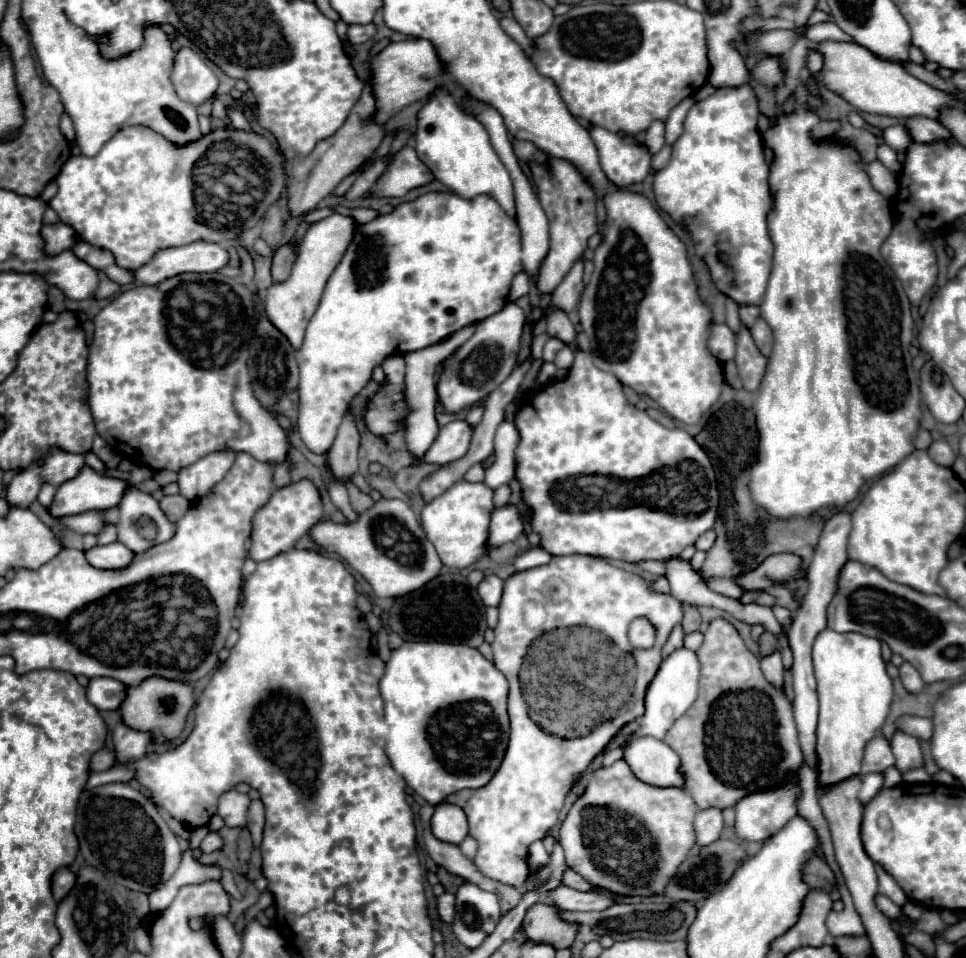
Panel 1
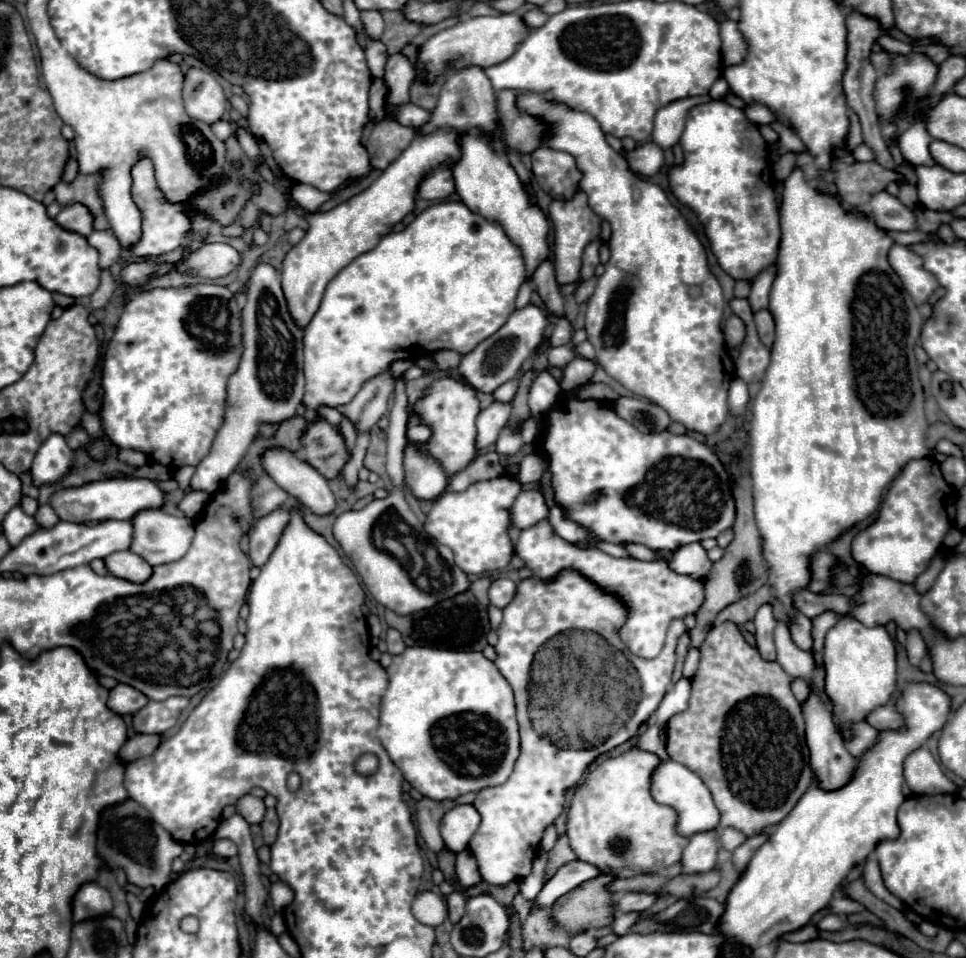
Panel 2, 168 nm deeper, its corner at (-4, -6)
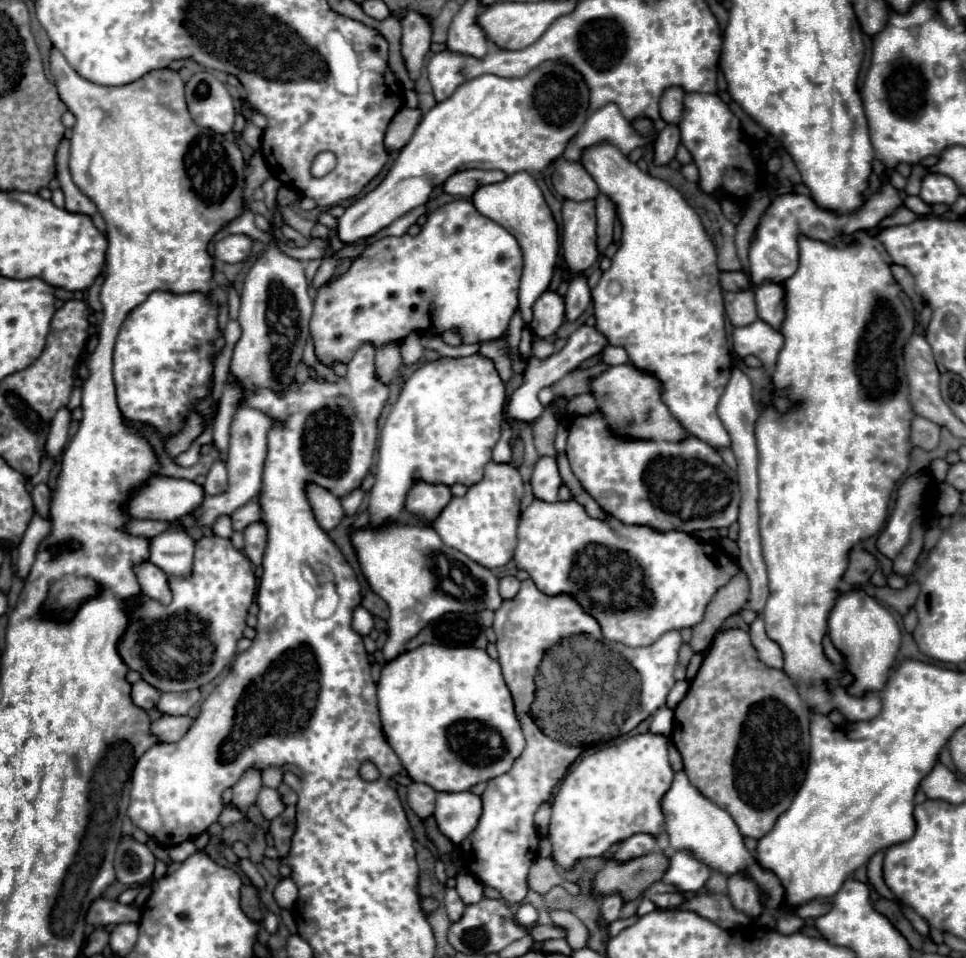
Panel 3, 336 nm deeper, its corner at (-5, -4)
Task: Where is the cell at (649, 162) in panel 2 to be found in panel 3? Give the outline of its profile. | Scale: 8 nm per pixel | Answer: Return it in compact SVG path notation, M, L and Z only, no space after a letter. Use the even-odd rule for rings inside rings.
M667 125L655 145L653 145L653 161L655 165L667 165L673 161L675 157L675 151L677 151L677 145L679 145L679 127L675 125Z

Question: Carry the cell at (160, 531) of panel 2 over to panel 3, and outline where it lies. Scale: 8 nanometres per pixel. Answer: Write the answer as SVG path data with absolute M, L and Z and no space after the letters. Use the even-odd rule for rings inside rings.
M171 525L161 535L149 539L149 561L167 575L189 575L193 561L191 535L179 525Z

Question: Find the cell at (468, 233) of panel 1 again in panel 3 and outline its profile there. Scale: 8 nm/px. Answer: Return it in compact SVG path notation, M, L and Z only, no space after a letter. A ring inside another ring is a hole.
M451 201L427 215L419 235L381 237L369 243L343 275L331 277L317 289L309 327L315 355L323 365L333 367L335 363L349 363L357 353L357 347L363 347L365 343L373 343L377 349L381 343L389 343L389 339L397 339L399 343L413 331L431 335L457 331L467 345L497 339L505 333L511 315L517 309L521 267L521 249L507 229L477 213L471 201Z

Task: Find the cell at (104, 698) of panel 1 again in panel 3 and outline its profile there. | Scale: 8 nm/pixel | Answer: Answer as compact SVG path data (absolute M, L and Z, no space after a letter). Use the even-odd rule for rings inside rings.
M137 681L137 683L131 685L131 699L133 699L133 703L137 707L145 709L145 711L153 709L155 703L159 701L159 697L161 697L161 693L155 687L151 687L149 683L145 683L145 681Z

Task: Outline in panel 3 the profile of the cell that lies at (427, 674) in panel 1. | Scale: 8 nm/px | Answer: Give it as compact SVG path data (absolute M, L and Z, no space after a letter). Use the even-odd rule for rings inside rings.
M423 644L413 651L405 651L383 665L377 699L387 743L401 759L409 777L435 791L469 791L481 781L495 779L507 773L525 749L525 737L515 717L513 699L503 681L501 667L485 649Z

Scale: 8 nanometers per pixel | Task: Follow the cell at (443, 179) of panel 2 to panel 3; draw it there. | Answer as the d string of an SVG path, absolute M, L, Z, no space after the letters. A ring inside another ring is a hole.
M469 169L469 171L459 171L455 175L451 175L441 187L443 193L449 195L461 195L461 197L471 197L473 191L479 185L487 185L487 183L497 183L503 181L507 175L503 171L479 171L479 169Z

